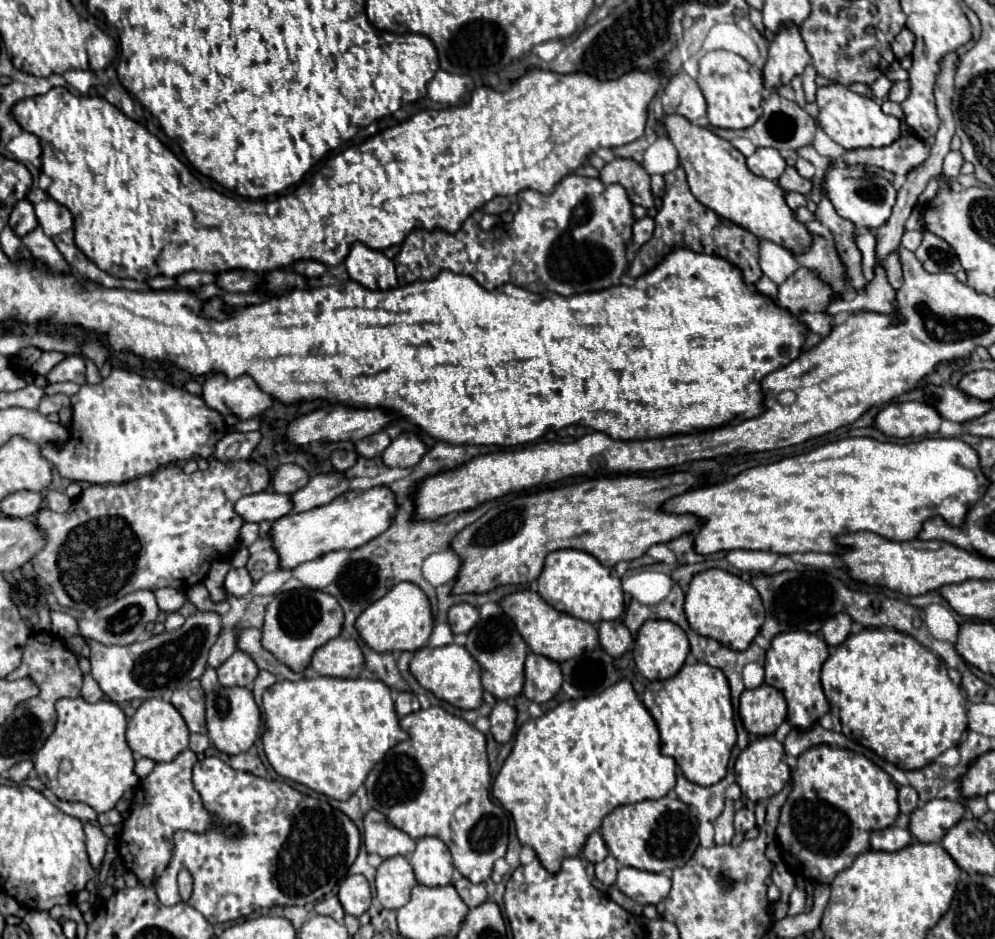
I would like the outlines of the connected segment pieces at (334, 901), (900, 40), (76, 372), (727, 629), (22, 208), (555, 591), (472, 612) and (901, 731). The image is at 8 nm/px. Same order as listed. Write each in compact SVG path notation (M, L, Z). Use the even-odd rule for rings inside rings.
M331 895L331 897L323 899L323 901L319 901L319 903L315 905L315 911L321 913L321 915L329 915L329 917L333 917L335 921L343 923L345 911L343 911L343 907L341 907L341 903L339 903L339 899L337 899L335 895Z
M903 29L903 31L895 37L895 41L891 43L891 47L893 47L895 57L901 59L901 57L905 57L905 55L909 55L909 53L913 51L913 47L915 47L915 35L913 35L909 29Z
M71 355L67 359L63 359L57 367L51 369L51 373L47 375L49 383L57 383L57 381L75 381L79 385L85 385L85 361L79 355Z
M707 569L693 577L685 595L685 615L693 631L703 637L717 639L721 645L735 651L743 651L749 647L765 619L757 589L741 577L731 575L723 569Z
M21 199L15 207L13 207L13 213L9 217L9 225L11 229L23 237L27 235L29 231L33 231L37 227L37 217L35 217L35 211L33 211L33 205L27 201L27 199Z
M561 549L547 555L543 573L539 575L539 595L555 609L579 617L589 623L617 619L623 613L621 579L613 567L601 565L593 555L577 549Z
M457 603L449 609L449 625L455 635L469 633L471 627L477 623L477 619L479 619L479 611L469 603Z
M863 629L861 633L847 637L823 663L821 683L831 705L831 713L837 713L841 721L843 735L867 749L873 749L879 757L901 769L921 769L929 765L943 751L957 745L967 731L969 703L961 687L949 679L947 665L911 635L895 629Z

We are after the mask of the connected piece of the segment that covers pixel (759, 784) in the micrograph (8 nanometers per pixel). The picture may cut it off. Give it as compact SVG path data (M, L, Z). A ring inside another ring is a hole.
M765 735L765 737L757 737L747 749L741 751L741 755L735 761L735 781L741 787L743 795L751 801L765 801L771 799L773 795L777 795L785 783L789 781L789 765L785 763L785 751L783 745L773 737L773 735Z

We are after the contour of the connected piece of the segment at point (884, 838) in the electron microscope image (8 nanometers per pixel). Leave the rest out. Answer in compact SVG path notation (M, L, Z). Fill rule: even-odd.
M900 814L898 820L891 827L881 829L881 831L873 831L871 841L869 841L871 849L875 849L875 851L899 851L899 849L907 847L913 841L908 824L909 816Z

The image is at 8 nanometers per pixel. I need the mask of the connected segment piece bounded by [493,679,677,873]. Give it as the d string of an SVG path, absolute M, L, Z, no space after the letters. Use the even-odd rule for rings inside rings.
M627 679L617 681L599 695L569 699L539 719L529 719L517 731L513 751L493 781L493 797L513 815L517 837L537 851L549 873L559 871L563 857L581 853L589 833L601 827L601 819L619 805L661 799L675 787L675 759L661 755L659 729L639 701Z

